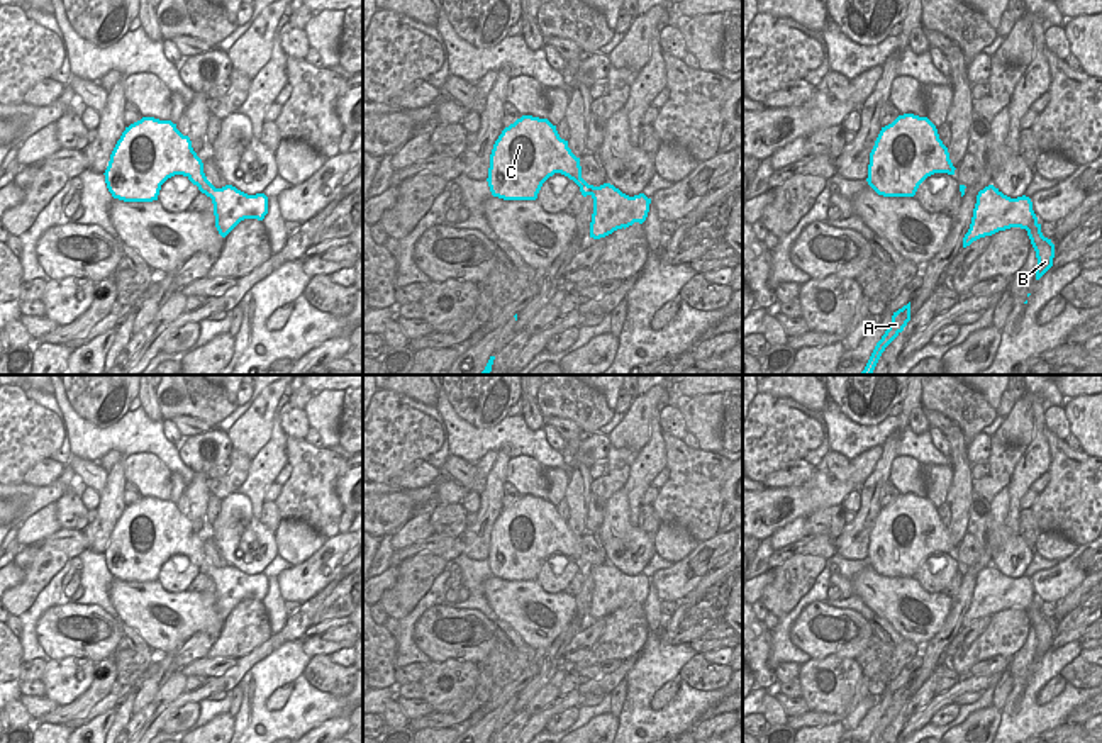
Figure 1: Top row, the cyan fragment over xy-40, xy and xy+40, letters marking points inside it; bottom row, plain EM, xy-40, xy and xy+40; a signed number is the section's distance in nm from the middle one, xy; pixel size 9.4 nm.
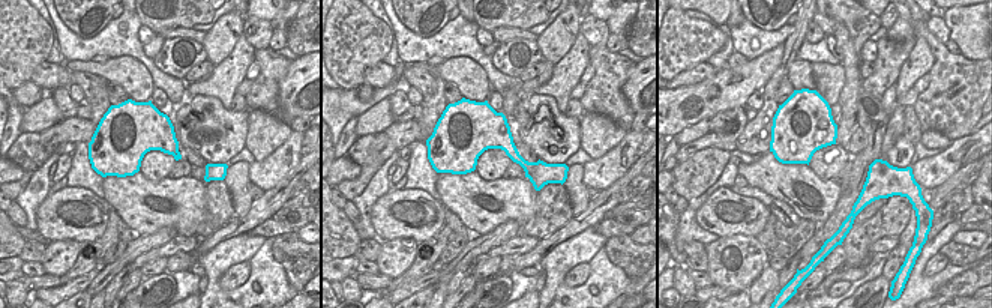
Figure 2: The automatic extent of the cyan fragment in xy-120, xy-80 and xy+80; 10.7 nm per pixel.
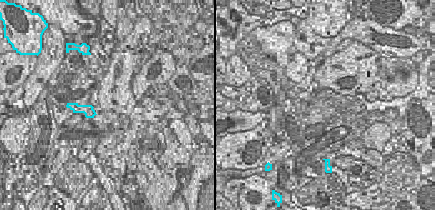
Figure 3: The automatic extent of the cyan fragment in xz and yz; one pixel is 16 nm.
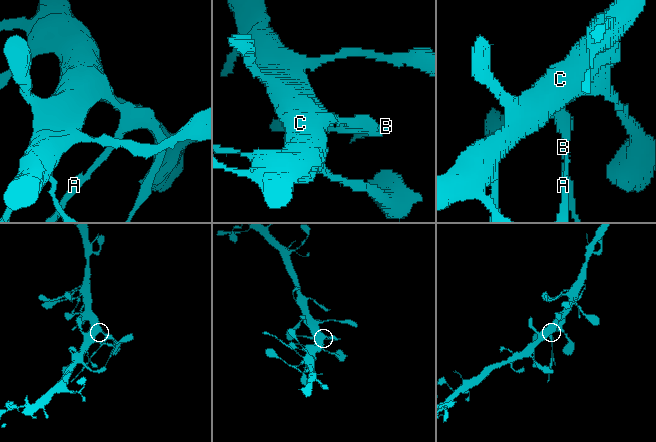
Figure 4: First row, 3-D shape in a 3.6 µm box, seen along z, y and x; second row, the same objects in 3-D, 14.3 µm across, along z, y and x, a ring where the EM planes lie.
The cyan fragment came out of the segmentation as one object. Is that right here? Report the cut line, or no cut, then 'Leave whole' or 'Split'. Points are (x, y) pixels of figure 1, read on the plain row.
Split along xy-40 (209, 562), (205, 574). Split

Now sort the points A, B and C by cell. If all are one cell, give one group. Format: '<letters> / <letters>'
A B / C

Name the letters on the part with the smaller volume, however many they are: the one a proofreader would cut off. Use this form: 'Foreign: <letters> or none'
Foreign: A, B

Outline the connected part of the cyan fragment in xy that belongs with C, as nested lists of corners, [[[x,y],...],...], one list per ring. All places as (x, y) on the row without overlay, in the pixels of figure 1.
[[[522,495],[505,507],[493,524],[488,567],[504,580],[536,580],[543,563],[561,553],[573,560],[583,577],[592,575],[582,558],[580,538],[548,499]]]

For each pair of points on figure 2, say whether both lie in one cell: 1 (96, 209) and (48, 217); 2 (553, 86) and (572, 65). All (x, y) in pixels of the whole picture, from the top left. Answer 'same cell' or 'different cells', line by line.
1: same cell
2: same cell

